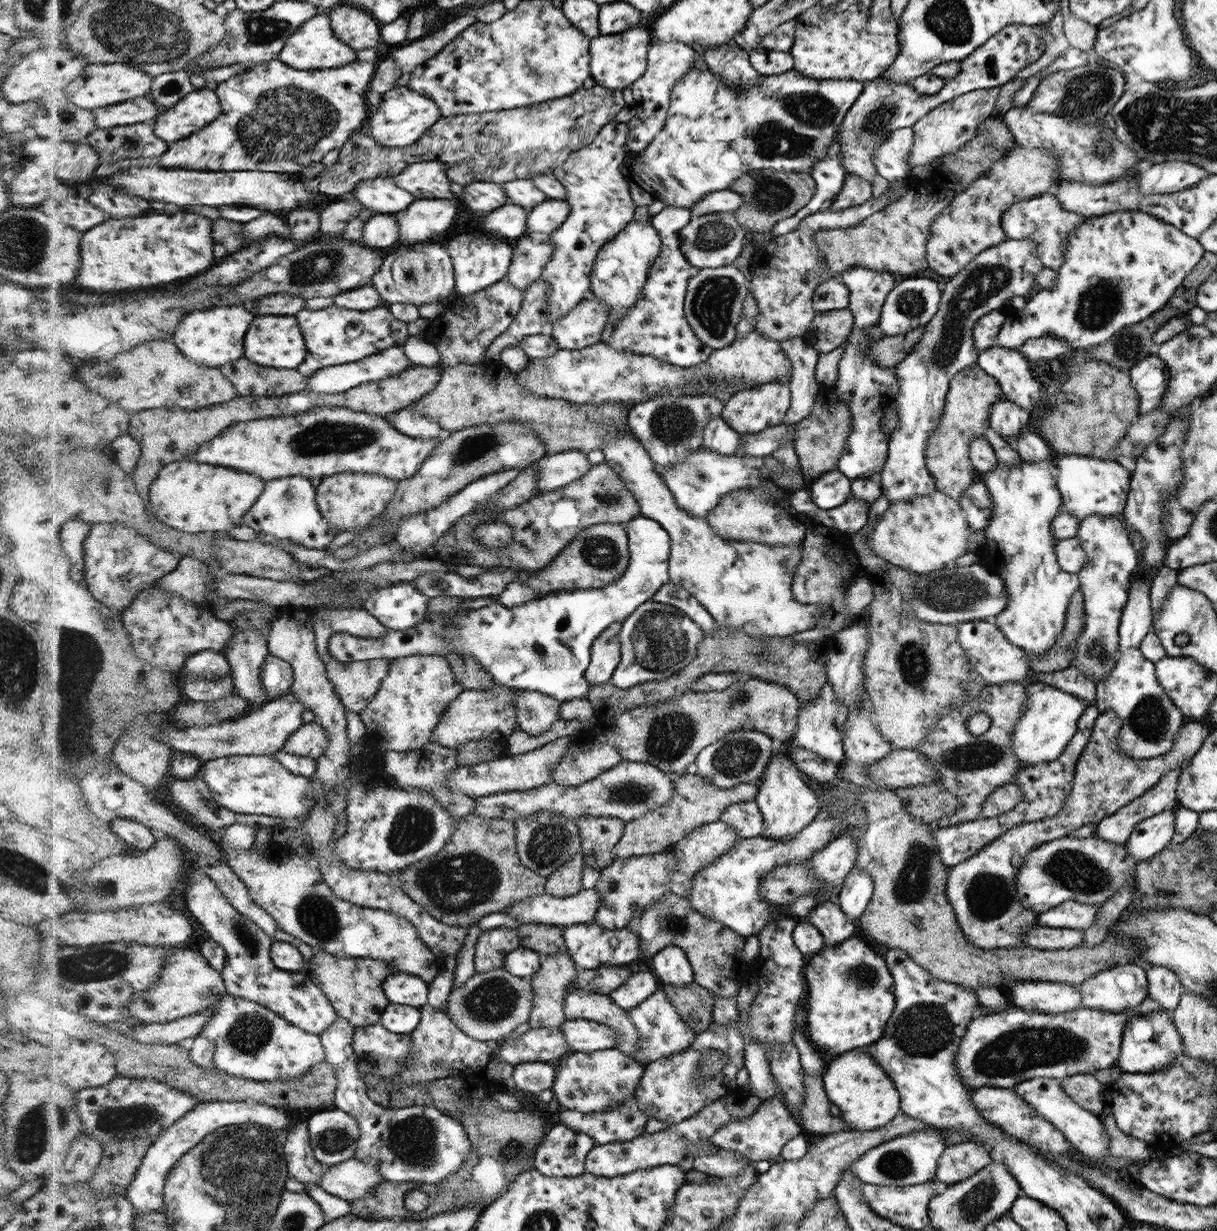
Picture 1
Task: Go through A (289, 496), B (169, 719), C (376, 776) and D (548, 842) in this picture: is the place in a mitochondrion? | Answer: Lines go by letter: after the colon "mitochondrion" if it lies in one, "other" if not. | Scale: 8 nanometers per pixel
A: mitochondrion
B: other
C: other
D: mitochondrion

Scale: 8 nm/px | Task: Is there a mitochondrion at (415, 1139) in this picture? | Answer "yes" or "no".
yes

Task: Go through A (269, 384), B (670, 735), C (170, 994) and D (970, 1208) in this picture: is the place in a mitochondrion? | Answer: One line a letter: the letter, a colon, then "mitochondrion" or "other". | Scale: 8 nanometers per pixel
A: other
B: mitochondrion
C: other
D: mitochondrion

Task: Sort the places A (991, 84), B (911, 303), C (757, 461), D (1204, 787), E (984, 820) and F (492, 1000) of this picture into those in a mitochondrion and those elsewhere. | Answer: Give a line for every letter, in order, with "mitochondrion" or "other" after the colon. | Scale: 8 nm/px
A: other
B: mitochondrion
C: other
D: other
E: other
F: mitochondrion

